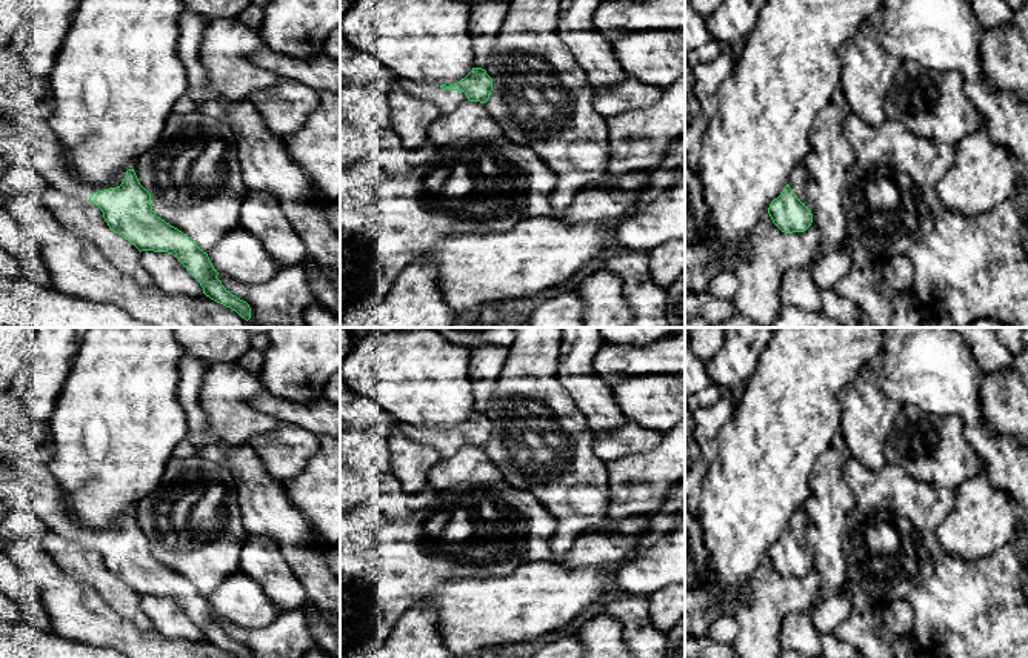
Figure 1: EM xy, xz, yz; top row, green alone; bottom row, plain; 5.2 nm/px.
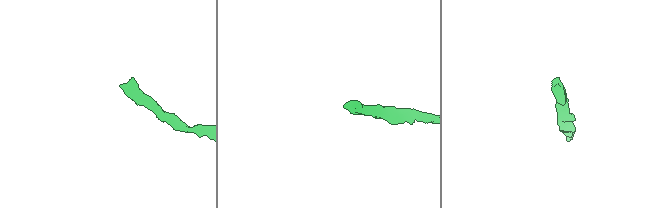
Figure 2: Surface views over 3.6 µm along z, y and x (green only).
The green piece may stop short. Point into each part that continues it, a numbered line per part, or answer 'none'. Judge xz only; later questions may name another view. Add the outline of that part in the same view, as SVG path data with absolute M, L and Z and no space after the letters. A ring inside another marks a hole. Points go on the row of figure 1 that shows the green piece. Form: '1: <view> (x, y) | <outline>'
1: xz (447, 100) | M402 80L402 86L406 94L437 105L443 115L452 114L468 101L468 95L465 92L449 91L440 86L429 86L409 80Z

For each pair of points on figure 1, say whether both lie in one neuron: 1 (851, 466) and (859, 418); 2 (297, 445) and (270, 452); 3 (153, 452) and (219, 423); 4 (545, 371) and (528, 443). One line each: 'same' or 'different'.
1: different
2: same
3: different
4: same

